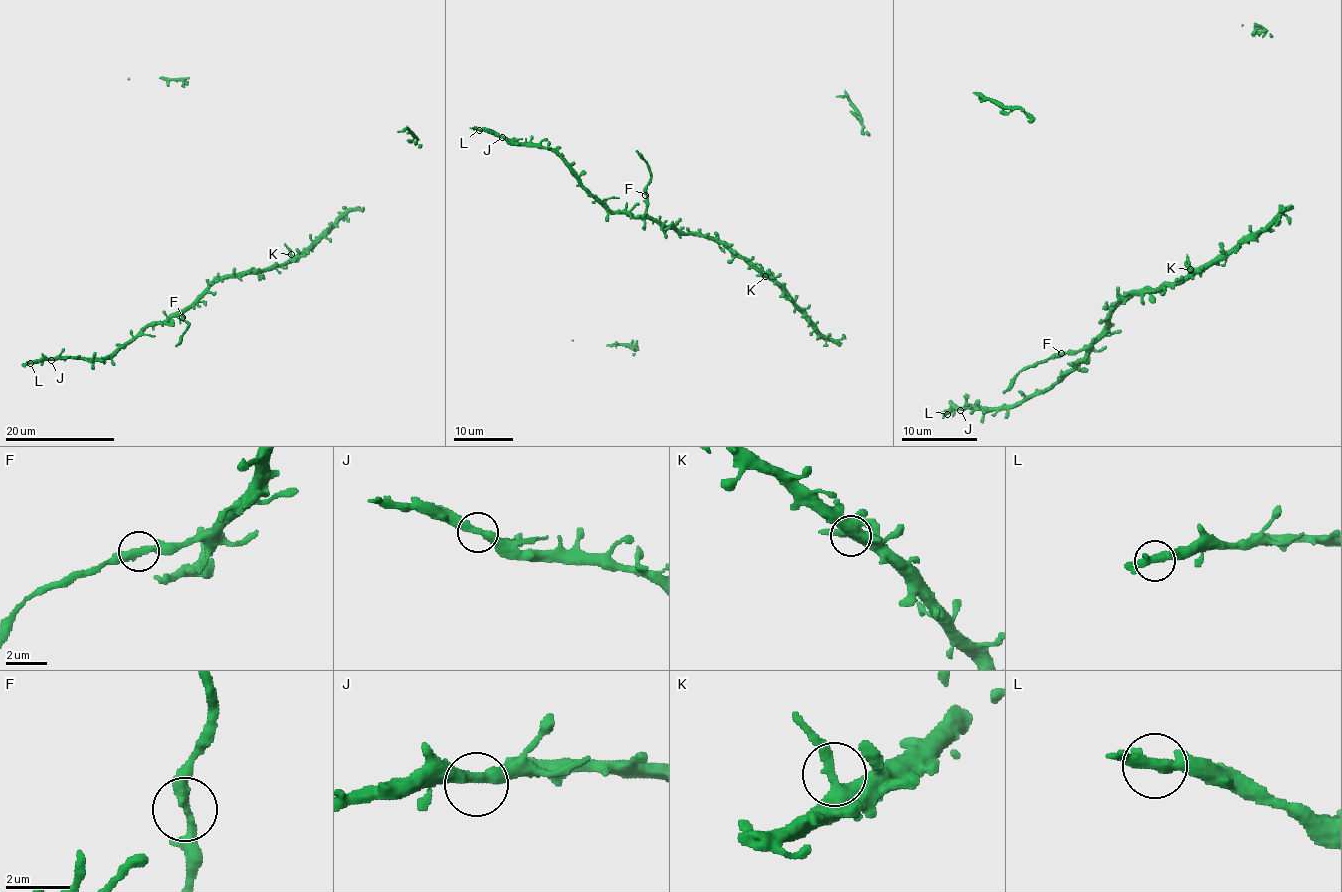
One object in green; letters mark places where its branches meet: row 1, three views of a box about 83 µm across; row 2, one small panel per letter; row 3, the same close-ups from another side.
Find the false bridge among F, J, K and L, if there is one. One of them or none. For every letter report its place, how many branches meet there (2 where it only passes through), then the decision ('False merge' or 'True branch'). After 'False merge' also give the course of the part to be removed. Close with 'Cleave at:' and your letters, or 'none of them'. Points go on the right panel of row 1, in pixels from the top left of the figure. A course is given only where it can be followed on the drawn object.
F: Place: (1061, 353). Branches: 2. False merge. Course of the part to remove: (1061, 353), (1026, 368), (1002, 393)
J: Place: (960, 410). Branches: 2. True branch
K: Place: (1190, 269). Branches: 2. True branch
L: Place: (947, 414). Branches: 2. True branch
Cleave at: F

